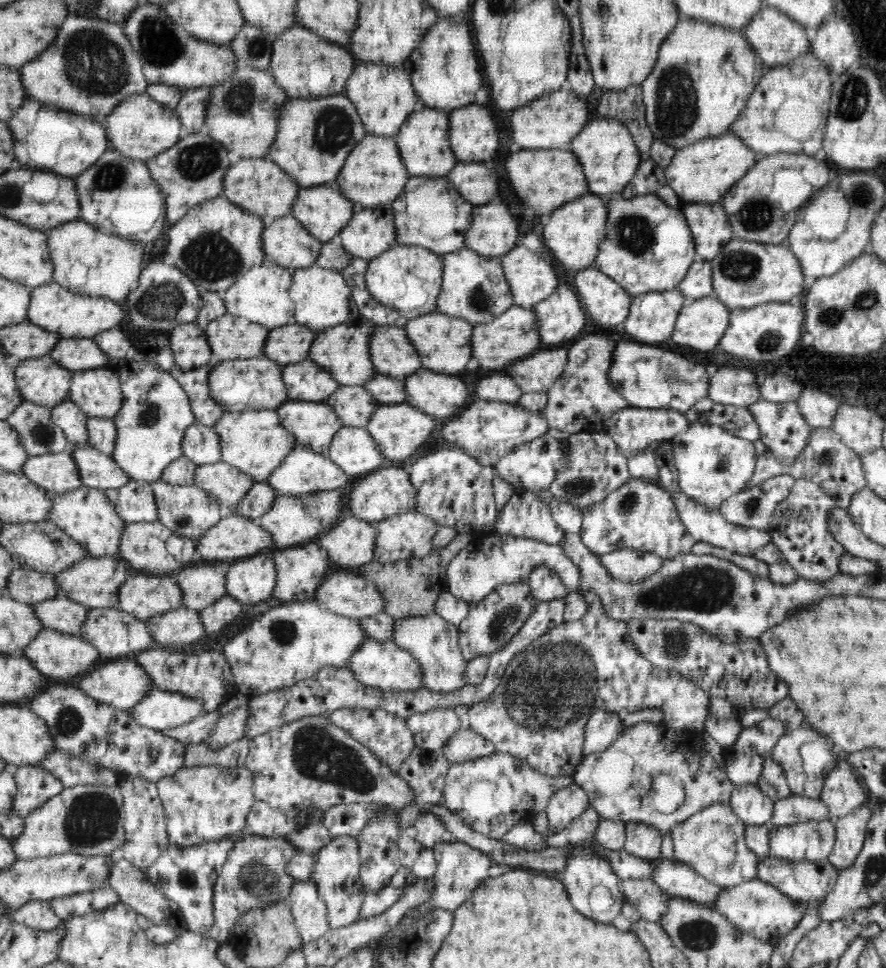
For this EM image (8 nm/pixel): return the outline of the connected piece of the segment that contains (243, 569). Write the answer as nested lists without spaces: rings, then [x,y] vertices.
[[[259,554],[234,560],[233,563],[226,573],[228,596],[245,607],[266,601],[273,596],[277,575],[274,560],[270,556]]]

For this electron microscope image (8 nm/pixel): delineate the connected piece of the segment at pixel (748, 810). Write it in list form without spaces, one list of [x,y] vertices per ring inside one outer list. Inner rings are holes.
[[[757,783],[734,785],[729,805],[746,825],[770,826],[773,804],[769,797],[762,794]]]

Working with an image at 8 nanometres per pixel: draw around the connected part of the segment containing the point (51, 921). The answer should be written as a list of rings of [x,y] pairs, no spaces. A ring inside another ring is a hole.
[[[30,901],[12,912],[14,920],[24,926],[38,930],[52,930],[61,918],[50,908],[49,901]]]

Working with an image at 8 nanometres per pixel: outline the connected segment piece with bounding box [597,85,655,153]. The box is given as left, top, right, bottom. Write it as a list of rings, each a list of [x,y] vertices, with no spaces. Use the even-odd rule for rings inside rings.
[[[631,85],[626,89],[605,90],[598,102],[598,117],[610,117],[622,121],[632,133],[638,152],[648,152],[655,138],[646,124],[645,105],[641,85]]]

